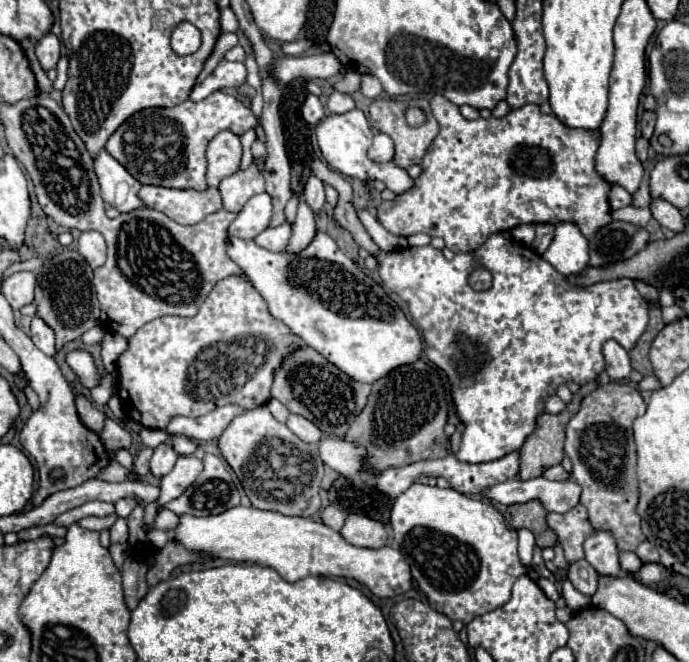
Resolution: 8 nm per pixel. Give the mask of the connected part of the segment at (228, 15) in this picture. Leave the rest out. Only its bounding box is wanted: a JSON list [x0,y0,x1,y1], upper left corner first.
[220,8,238,32]

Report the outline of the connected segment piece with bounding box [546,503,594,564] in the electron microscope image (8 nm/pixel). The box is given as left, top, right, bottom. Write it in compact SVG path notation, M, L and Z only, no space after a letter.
M579 503L570 510L570 514L549 513L546 521L549 528L558 534L558 540L564 548L564 556L566 556L568 564L582 560L584 558L582 542L586 536L590 536L594 532L594 528L588 520L586 508Z

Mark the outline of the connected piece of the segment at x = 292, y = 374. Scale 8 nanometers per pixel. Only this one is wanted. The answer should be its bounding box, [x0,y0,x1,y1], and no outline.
[270,346,372,438]

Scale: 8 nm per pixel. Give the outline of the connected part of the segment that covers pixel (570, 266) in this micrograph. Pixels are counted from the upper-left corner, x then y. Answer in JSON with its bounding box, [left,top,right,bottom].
[544,222,588,274]

